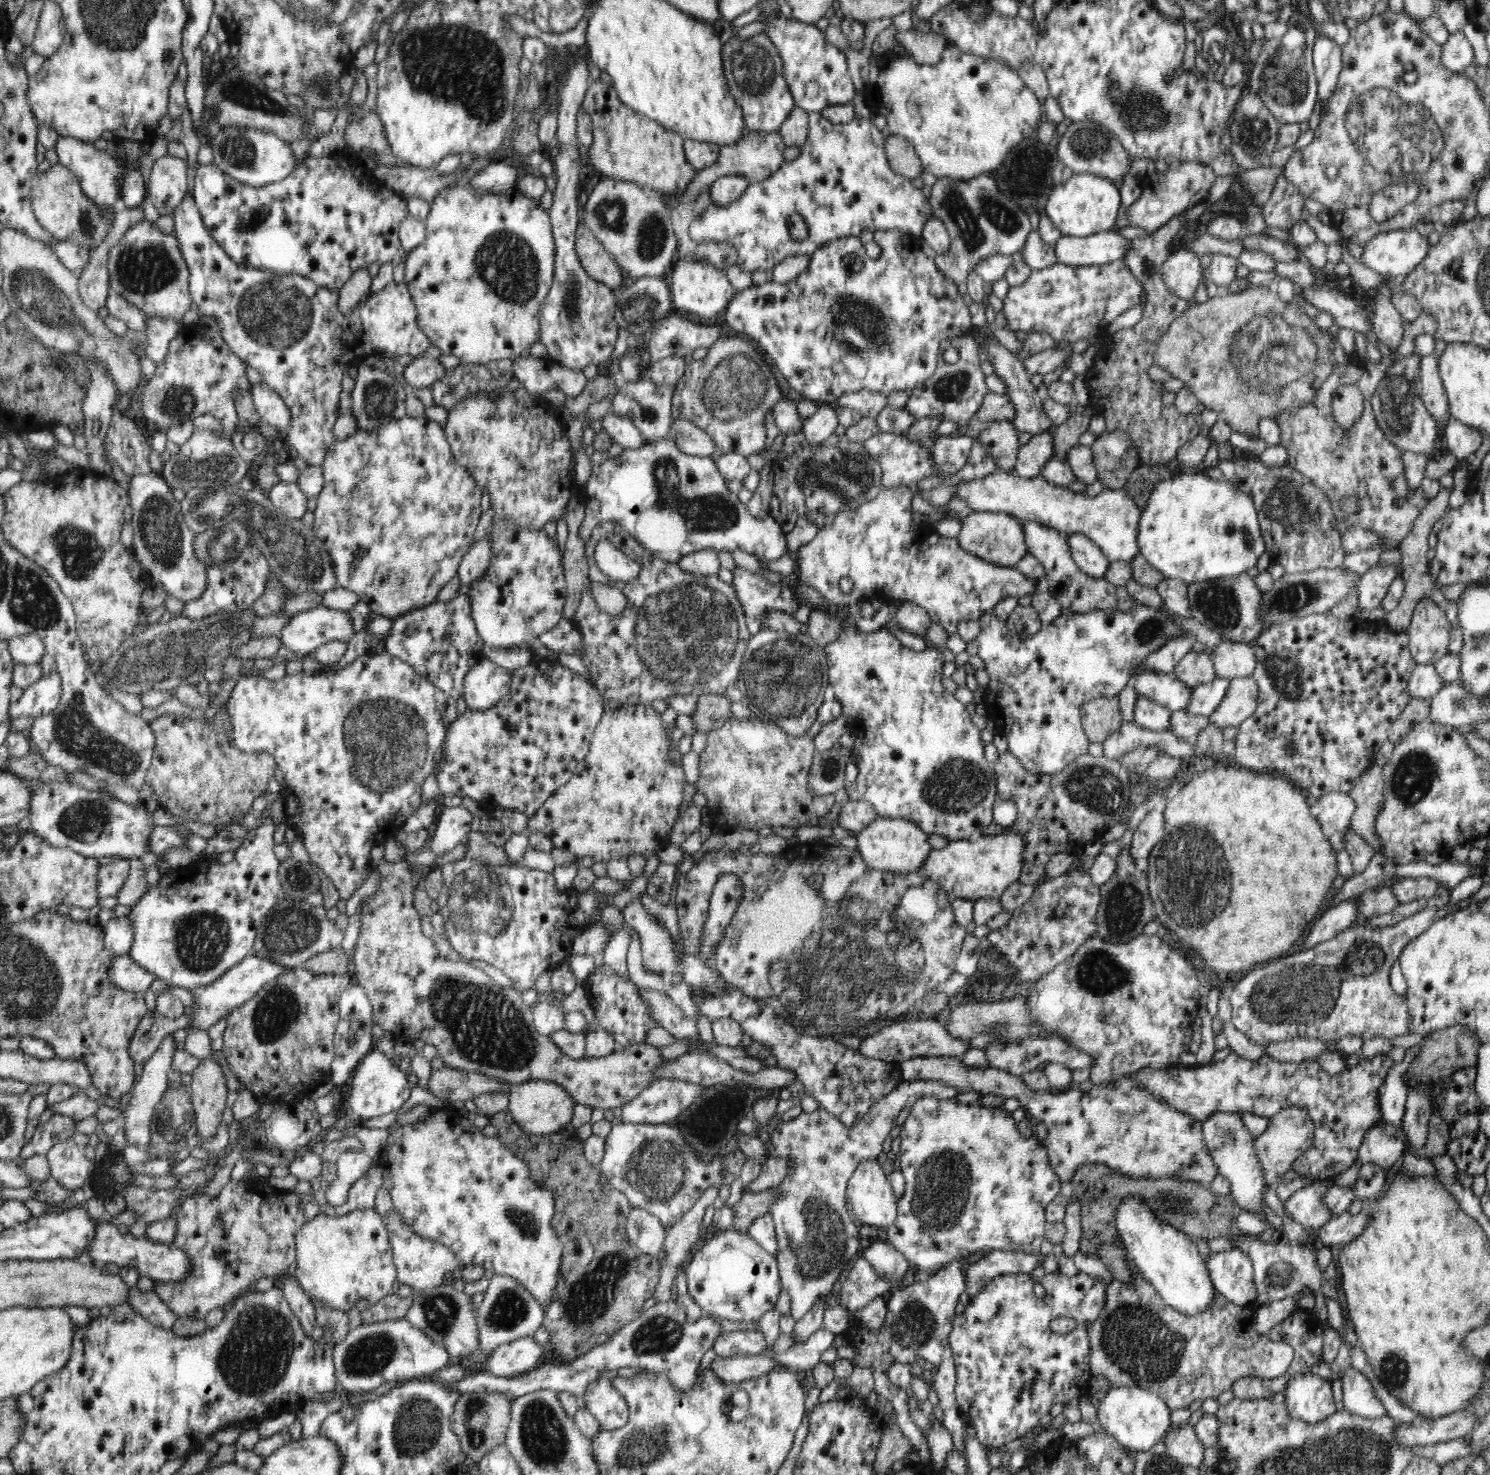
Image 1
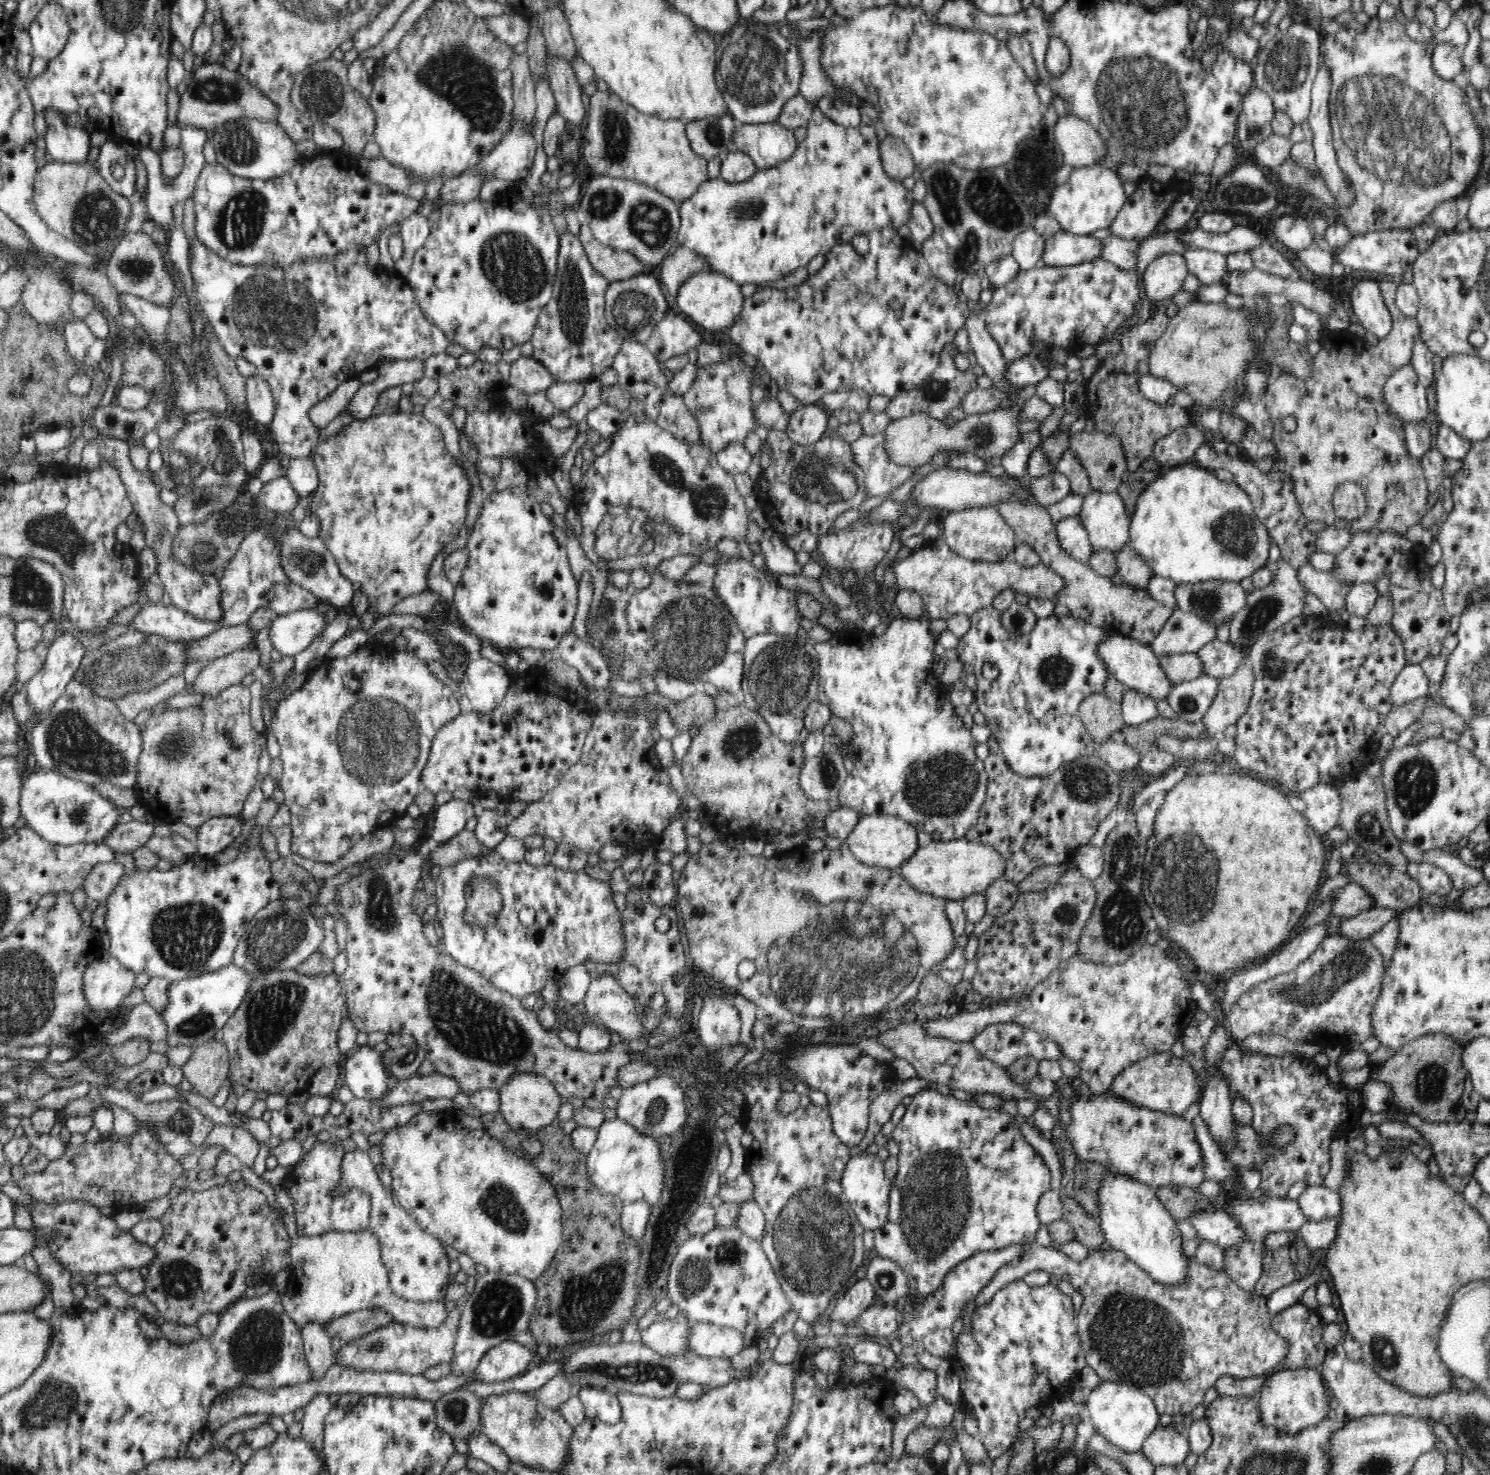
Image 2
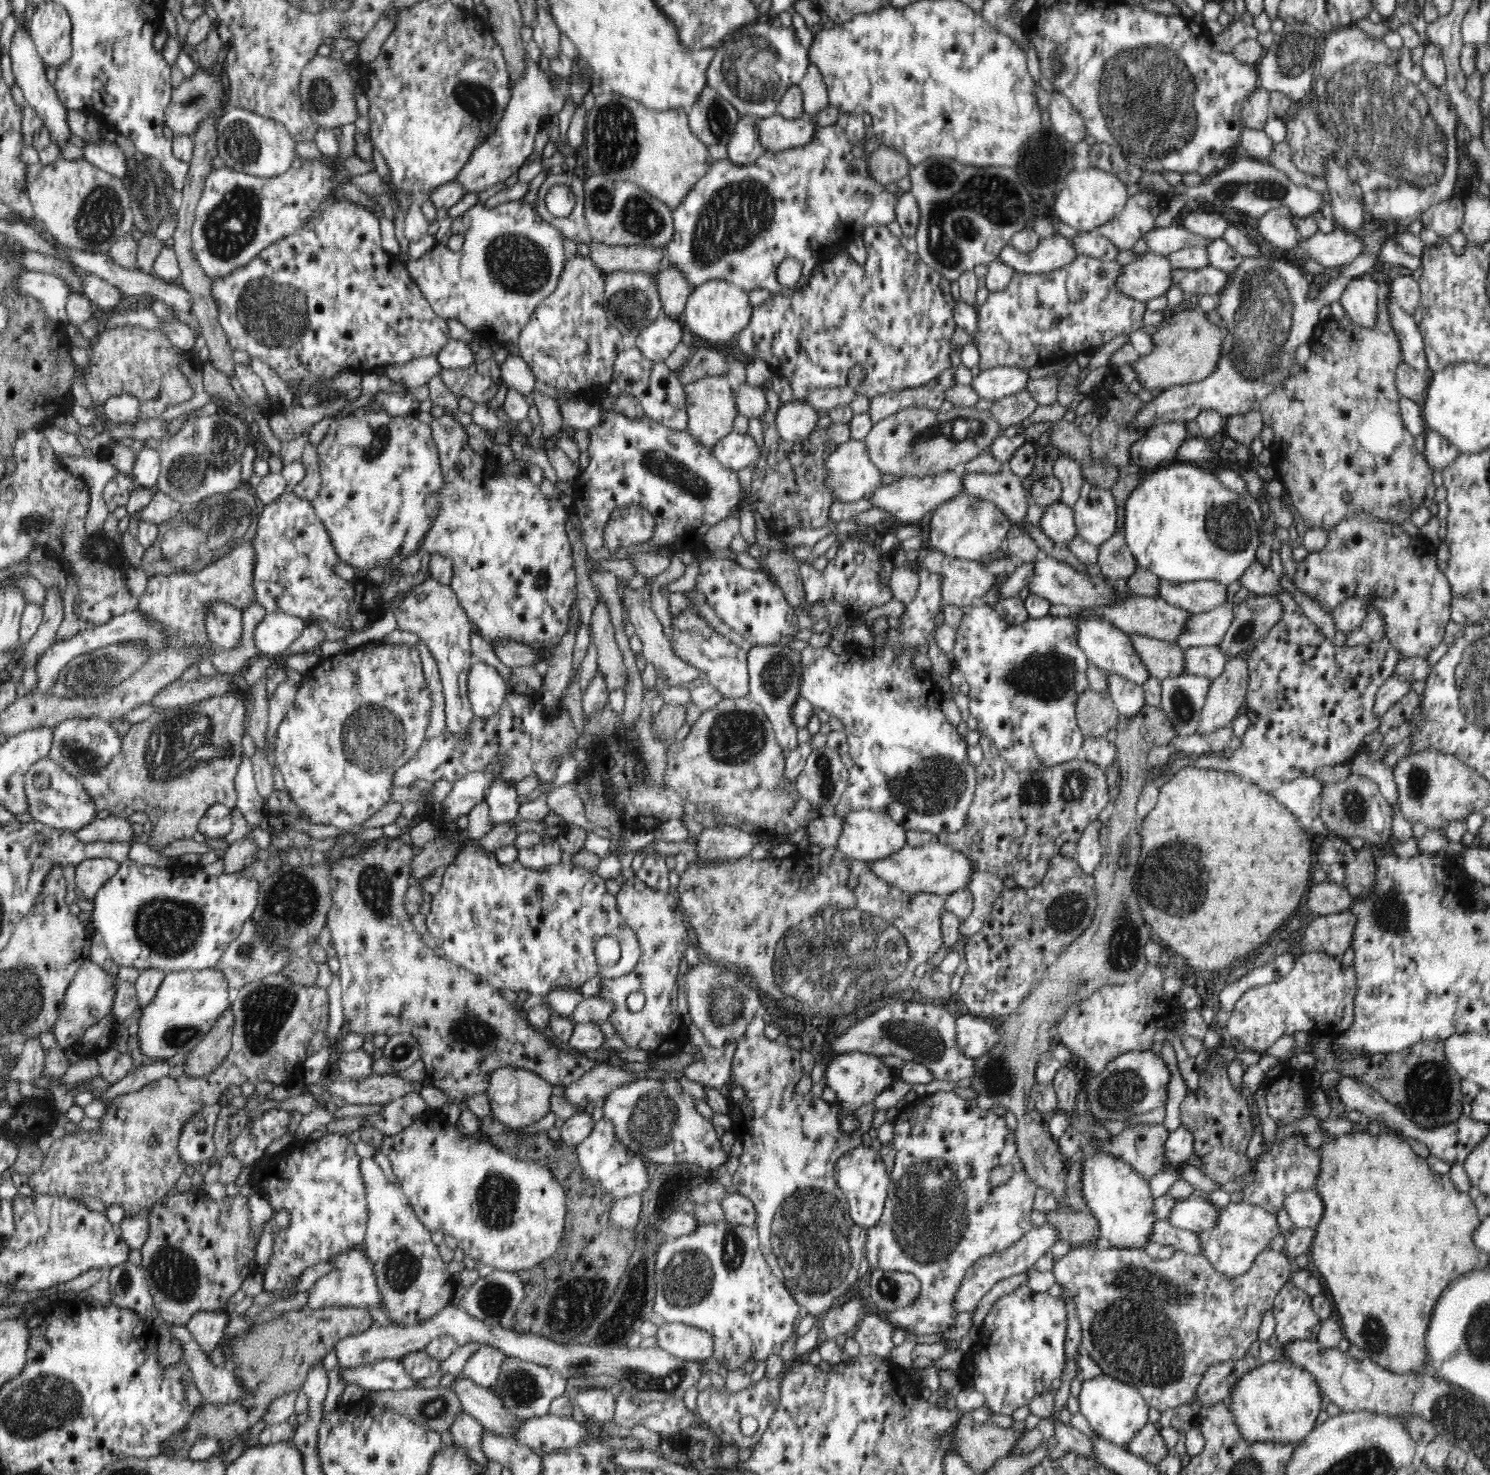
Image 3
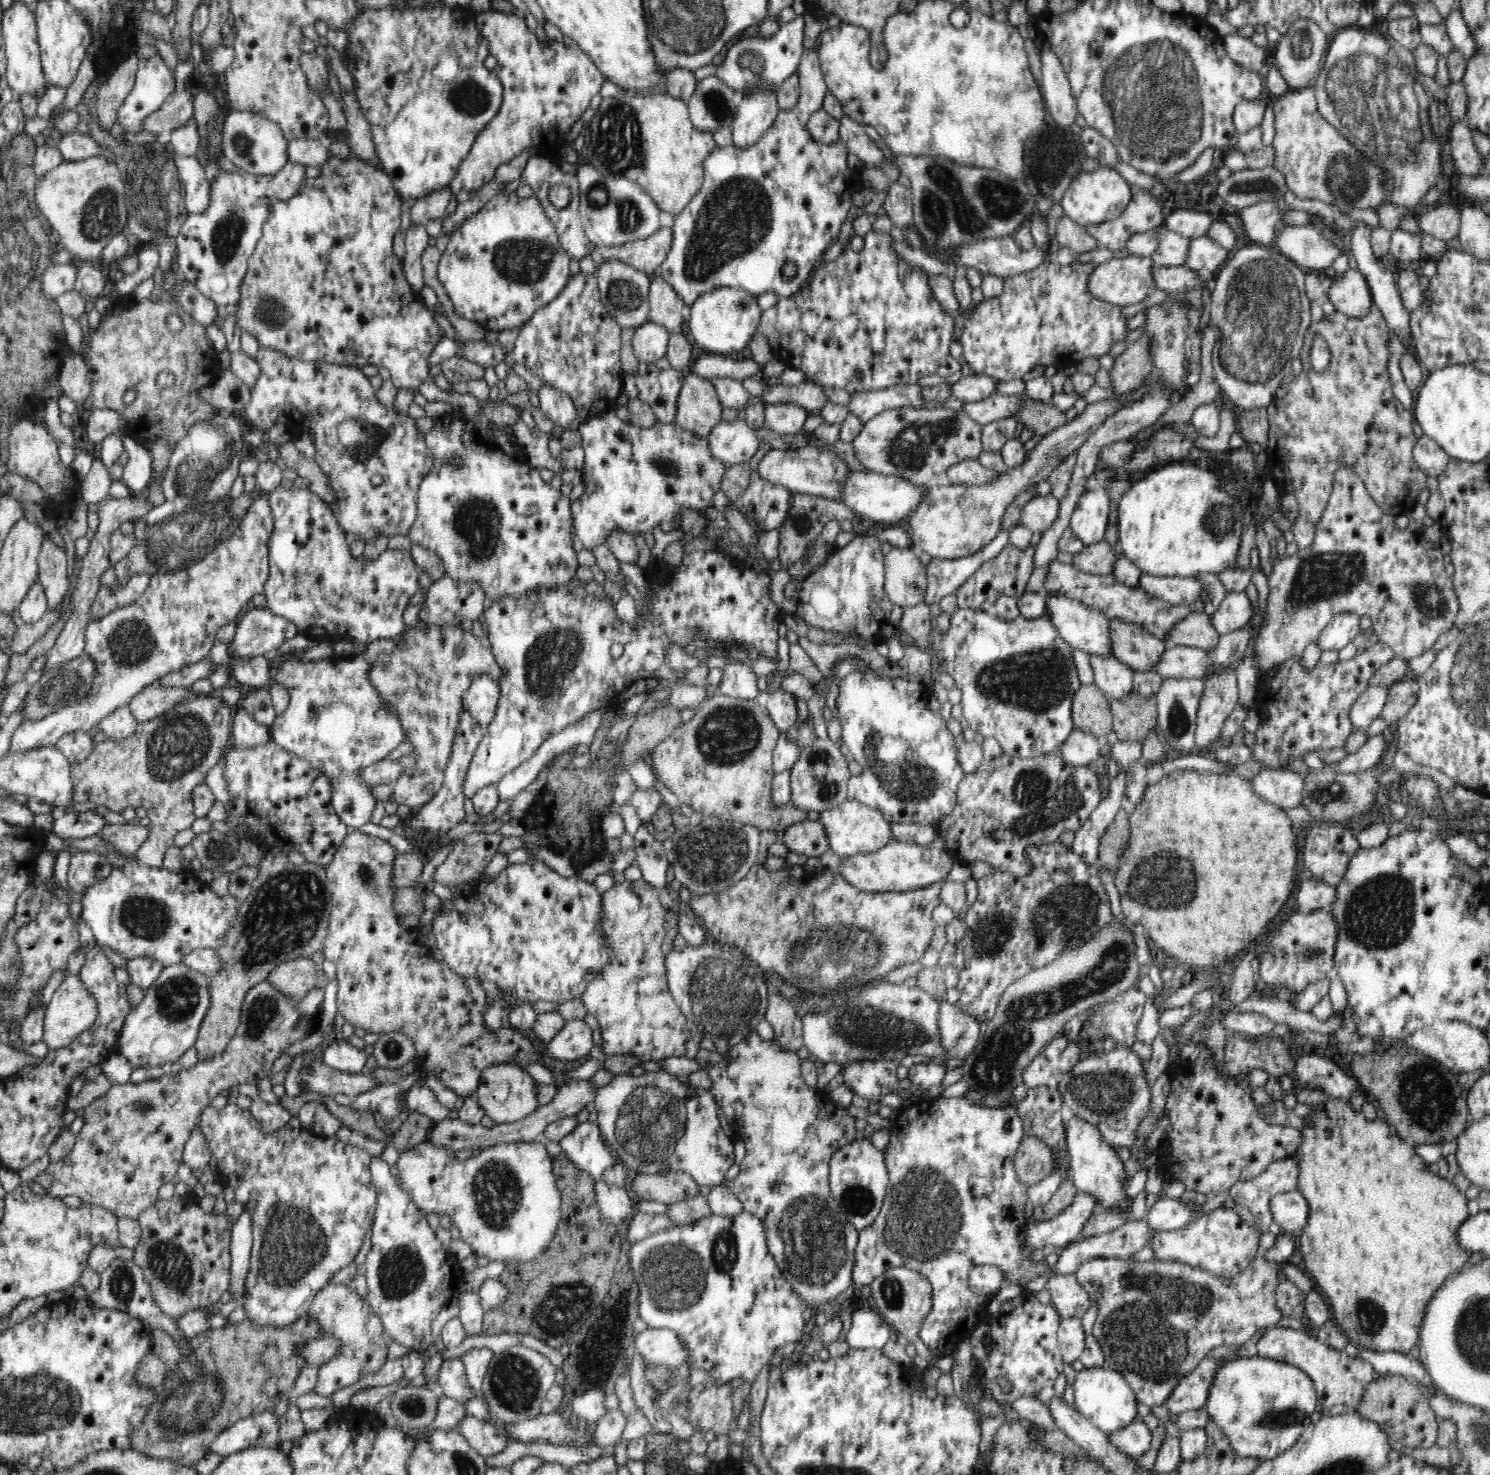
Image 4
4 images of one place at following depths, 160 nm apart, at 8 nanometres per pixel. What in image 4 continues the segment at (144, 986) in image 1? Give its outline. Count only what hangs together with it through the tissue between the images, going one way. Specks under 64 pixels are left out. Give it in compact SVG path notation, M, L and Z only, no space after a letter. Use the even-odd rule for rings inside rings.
M67 975L54 992L52 1001L46 1005L42 1040L50 1049L61 1049L68 1046L79 1034L88 1030L98 1016L98 1002L89 992L86 983L79 975Z

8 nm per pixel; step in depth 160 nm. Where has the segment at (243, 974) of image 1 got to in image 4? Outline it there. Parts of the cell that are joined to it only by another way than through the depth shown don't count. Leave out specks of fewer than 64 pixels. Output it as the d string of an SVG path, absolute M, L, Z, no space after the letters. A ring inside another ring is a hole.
M186 964L164 967L160 976L143 991L142 1002L126 1016L115 1048L142 1073L157 1065L166 1067L195 1046L210 1002L207 975Z

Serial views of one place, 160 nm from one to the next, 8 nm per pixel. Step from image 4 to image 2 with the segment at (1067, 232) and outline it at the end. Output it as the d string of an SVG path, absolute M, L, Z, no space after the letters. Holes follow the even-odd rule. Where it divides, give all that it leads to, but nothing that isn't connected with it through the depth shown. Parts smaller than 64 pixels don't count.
M1110 235L1102 242L1101 259L1118 266L1124 270L1137 272L1138 252L1141 242L1138 240L1125 240L1118 236Z

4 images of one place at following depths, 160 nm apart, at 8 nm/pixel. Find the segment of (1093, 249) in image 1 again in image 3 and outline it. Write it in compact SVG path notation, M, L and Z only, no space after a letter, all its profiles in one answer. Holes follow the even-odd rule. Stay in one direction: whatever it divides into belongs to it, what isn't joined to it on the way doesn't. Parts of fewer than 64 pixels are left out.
M1056 234L1050 238L1040 239L1038 247L1030 255L1022 255L1010 242L997 260L1010 266L1015 273L1040 274L1066 267L1074 263L1077 256L1073 242Z

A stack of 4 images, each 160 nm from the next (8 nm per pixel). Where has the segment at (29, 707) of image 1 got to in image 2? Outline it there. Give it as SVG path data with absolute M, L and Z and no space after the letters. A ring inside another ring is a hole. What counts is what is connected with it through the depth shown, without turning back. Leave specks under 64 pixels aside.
M66 632L54 638L47 650L44 666L24 684L26 700L32 711L46 715L53 708L83 656L82 643L72 633Z

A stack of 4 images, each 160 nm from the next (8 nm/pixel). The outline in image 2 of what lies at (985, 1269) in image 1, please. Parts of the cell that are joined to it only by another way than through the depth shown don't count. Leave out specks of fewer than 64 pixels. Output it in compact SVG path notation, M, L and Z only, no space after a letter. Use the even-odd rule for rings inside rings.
M1032 1244L1022 1254L1020 1260L1006 1264L988 1281L988 1284L975 1296L975 1306L982 1306L1005 1284L1020 1280L1030 1272L1044 1270L1057 1278L1066 1275L1072 1281L1074 1290L1081 1289L1084 1303L1076 1319L1077 1335L1084 1349L1086 1364L1096 1371L1103 1381L1126 1383L1152 1395L1160 1414L1185 1414L1194 1410L1208 1388L1216 1386L1220 1376L1230 1375L1252 1378L1268 1374L1282 1360L1289 1356L1289 1344L1272 1329L1272 1316L1267 1307L1270 1295L1281 1286L1286 1286L1298 1278L1295 1270L1293 1248L1281 1247L1264 1256L1263 1272L1254 1290L1242 1290L1226 1272L1216 1271L1198 1260L1189 1258L1189 1272L1186 1280L1176 1286L1158 1284L1142 1271L1136 1263L1128 1260L1124 1253L1106 1248L1090 1251L1083 1262L1074 1262L1066 1254L1051 1247L1043 1248Z

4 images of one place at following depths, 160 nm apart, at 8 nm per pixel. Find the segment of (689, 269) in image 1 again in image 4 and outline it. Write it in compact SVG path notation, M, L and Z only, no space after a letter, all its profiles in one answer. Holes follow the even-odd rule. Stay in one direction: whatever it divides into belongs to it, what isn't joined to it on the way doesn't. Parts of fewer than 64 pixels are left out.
M730 287L714 288L712 292L704 292L687 310L685 333L702 351L728 356L732 352L745 350L757 331L761 317L757 298L750 292Z

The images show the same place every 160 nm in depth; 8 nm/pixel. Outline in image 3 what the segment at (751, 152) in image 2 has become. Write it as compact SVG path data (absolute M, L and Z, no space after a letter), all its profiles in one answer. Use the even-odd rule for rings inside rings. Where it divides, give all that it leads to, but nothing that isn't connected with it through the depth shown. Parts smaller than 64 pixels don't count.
M776 114L760 119L755 128L758 129L758 140L764 151L769 149L772 152L780 152L808 144L818 125L810 123L807 116L788 120Z

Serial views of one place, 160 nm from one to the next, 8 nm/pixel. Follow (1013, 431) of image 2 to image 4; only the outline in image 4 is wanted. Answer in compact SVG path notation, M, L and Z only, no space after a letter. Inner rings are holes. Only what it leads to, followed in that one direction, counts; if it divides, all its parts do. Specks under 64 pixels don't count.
M900 407L880 412L863 423L860 434L853 440L856 458L868 471L885 475L899 476L914 485L930 486L938 484L938 476L942 476L952 464L960 460L978 459L983 451L982 425L976 423L964 409L952 408L927 409L922 407Z

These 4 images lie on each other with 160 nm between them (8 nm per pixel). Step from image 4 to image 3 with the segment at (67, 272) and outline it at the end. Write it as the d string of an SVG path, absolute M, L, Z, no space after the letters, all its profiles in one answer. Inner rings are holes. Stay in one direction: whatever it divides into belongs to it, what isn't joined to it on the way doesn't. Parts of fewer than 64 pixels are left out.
M24 271L13 286L18 293L37 299L50 319L63 325L68 322L67 300L73 291L66 281L50 273Z

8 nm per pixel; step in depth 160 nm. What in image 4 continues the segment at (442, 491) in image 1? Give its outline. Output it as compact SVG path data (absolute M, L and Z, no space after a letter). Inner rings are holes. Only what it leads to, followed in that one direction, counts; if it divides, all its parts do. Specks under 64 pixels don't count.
M259 346L257 352L256 362L259 364L261 369L260 377L256 382L256 385L251 387L251 399L250 402L245 406L245 416L258 428L268 430L274 424L288 424L293 421L292 412L298 410L300 414L304 414L304 419L298 420L299 424L310 428L313 432L313 442L315 442L315 458L318 466L323 470L329 480L331 490L333 490L333 503L328 504L334 518L338 519L339 527L345 532L348 537L348 541L351 539L361 538L364 542L370 544L370 540L378 538L380 534L386 534L389 538L398 536L398 534L408 535L408 530L412 528L412 524L417 520L418 514L416 505L416 498L418 498L418 488L422 480L424 480L426 474L432 470L434 466L434 455L428 449L428 445L425 441L425 434L420 431L420 427L416 425L416 419L408 415L408 412L397 412L393 409L382 405L378 399L376 399L376 391L370 384L369 378L367 378L360 369L354 367L338 366L334 364L328 364L320 361L304 362L300 358L288 358L283 352L272 350L271 348L264 348Z

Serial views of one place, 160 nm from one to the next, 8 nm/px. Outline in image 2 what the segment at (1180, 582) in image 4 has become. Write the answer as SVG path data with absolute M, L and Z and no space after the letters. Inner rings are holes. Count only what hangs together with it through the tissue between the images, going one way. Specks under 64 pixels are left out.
M1198 581L1177 585L1174 590L1177 608L1196 616L1207 615L1216 628L1232 622L1236 612L1246 606L1246 596L1238 581Z

